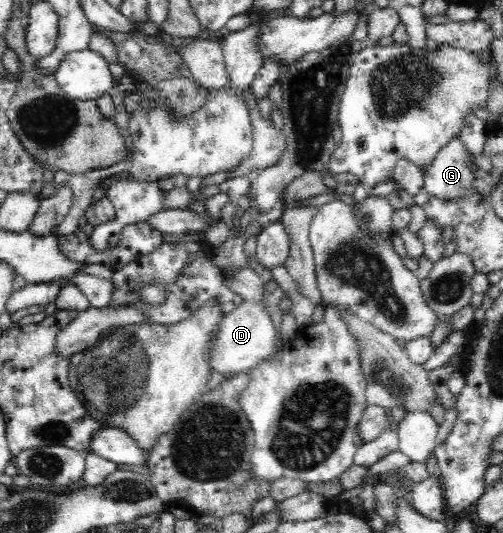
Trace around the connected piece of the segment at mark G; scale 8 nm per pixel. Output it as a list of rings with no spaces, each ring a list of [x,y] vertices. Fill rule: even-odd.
[[[453,138],[439,149],[424,172],[425,191],[445,201],[463,198],[476,190],[473,183],[477,177],[473,169],[477,169],[473,152],[469,152],[459,138]]]

